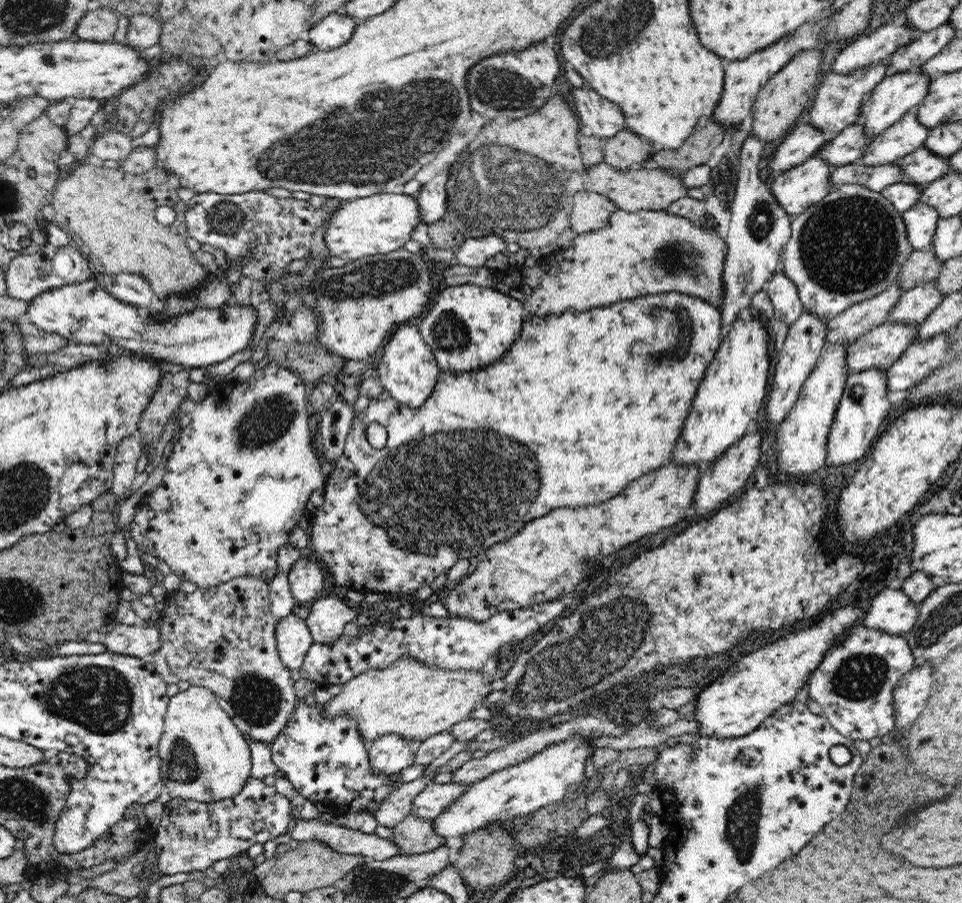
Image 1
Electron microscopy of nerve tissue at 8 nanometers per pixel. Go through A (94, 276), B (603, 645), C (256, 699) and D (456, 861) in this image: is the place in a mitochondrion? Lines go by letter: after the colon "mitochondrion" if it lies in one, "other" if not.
A: other
B: mitochondrion
C: mitochondrion
D: other

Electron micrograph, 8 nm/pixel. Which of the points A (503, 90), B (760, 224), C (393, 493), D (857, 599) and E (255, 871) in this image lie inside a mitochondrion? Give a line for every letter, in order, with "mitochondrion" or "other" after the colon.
A: mitochondrion
B: mitochondrion
C: mitochondrion
D: other
E: other

